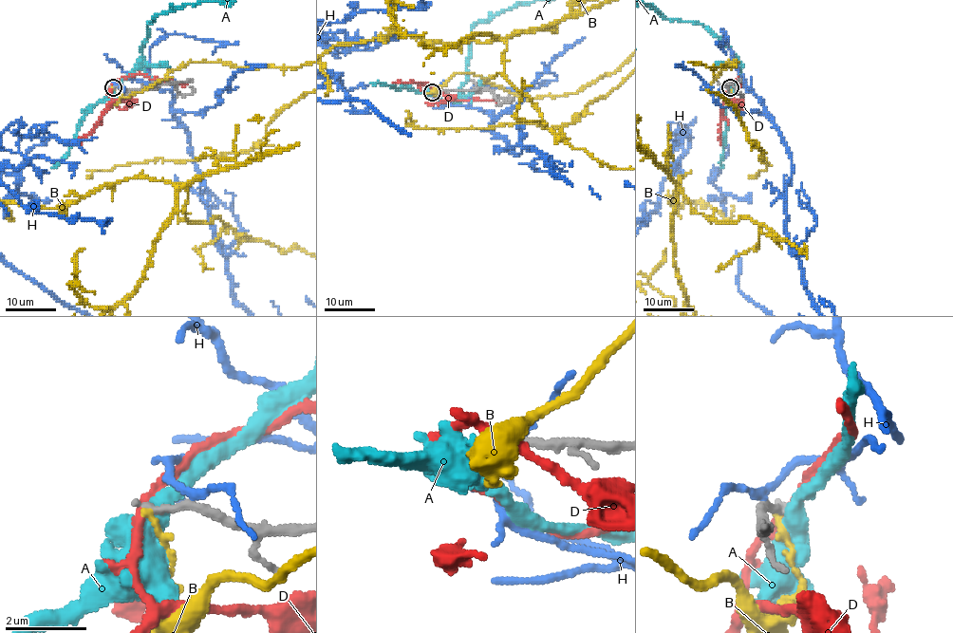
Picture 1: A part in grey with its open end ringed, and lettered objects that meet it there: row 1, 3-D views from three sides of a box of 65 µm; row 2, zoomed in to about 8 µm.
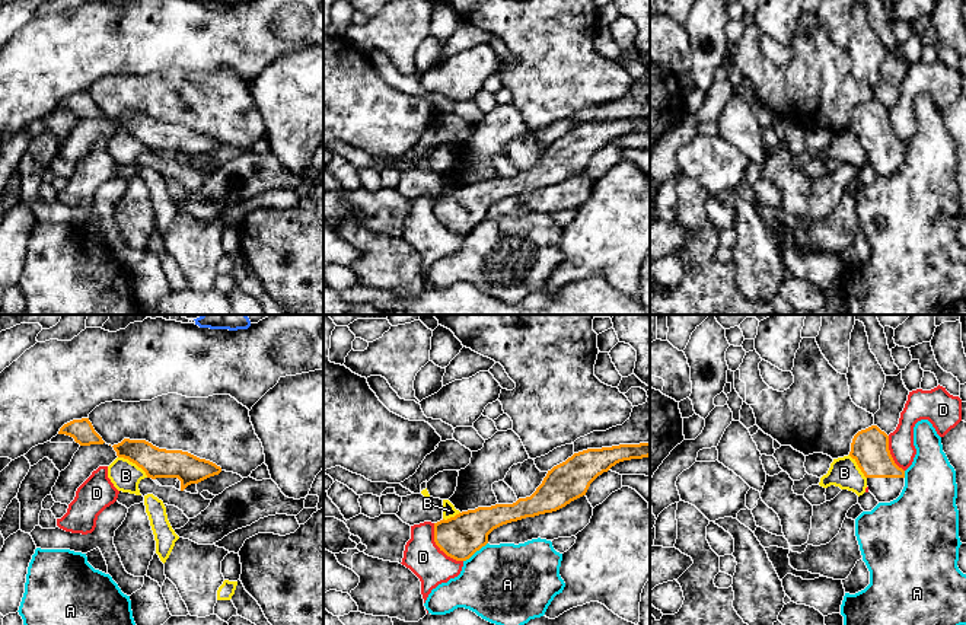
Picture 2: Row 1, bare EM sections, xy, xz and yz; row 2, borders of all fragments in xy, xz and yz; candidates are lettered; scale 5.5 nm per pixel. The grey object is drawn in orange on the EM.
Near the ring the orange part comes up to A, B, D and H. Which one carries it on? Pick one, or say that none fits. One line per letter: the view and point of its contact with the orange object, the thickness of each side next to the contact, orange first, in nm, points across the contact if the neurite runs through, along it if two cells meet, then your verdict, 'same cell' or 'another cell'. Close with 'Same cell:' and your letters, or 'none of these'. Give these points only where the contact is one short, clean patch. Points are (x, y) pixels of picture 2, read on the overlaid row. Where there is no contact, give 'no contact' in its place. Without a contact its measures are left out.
A: contact xz (475, 551); calibres 240 and 440 nm; border xz (487, 542), (464, 561); another cell
B: contact xy (134, 462); calibres 160 and 160 nm; border xy (118, 456), (134, 462), (147, 477); another cell
D: contact xz (439, 547); calibres 240 and 200 nm; border xz (433, 523), (433, 541), (448, 555), (462, 561); another cell
H: no contact; another cell
Same cell: none of these

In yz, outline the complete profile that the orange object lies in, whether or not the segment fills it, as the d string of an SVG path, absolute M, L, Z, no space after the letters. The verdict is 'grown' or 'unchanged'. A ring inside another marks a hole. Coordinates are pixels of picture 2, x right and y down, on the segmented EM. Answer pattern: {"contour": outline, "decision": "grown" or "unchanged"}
{"contour": "M877 425L854 436L849 456L867 478L868 491L879 503L890 503L900 495L905 471L895 463L889 450L889 436Z", "decision": "grown"}

